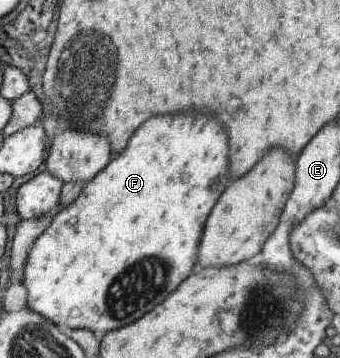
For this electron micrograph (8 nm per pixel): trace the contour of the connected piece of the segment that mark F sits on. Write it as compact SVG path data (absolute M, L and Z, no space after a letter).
M182 112L182 114L150 116L146 122L142 122L134 130L134 134L128 138L126 148L120 154L116 154L114 158L110 158L94 178L87 180L78 197L59 213L56 213L49 225L34 239L22 270L22 286L27 292L26 306L60 328L86 329L98 336L138 320L144 312L147 313L156 304L160 304L190 274L192 266L197 262L199 242L205 220L214 206L216 198L220 196L220 192L224 190L224 186L228 182L230 182L228 138L214 114Z

